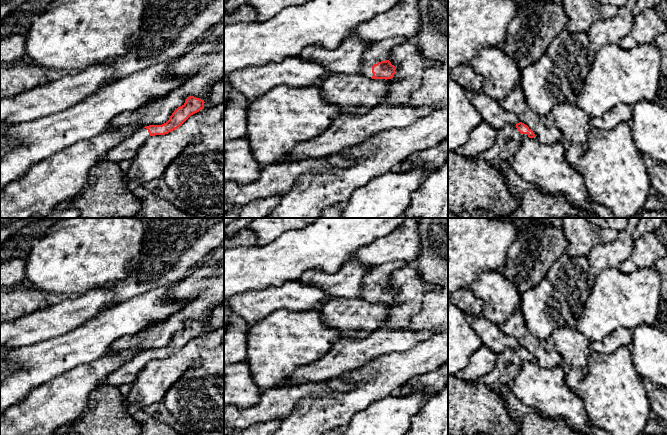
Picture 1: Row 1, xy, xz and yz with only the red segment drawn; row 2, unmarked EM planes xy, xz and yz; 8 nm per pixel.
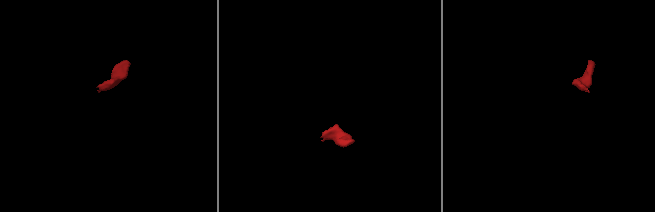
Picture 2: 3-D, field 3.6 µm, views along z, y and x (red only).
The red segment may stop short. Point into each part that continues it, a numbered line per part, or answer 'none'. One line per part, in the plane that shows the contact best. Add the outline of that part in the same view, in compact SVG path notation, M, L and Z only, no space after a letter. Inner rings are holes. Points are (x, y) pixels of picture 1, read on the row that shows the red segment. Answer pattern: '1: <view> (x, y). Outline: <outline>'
1: xz (379, 51). Outline: M392 37L381 41L373 42L367 51L363 54L363 67L359 74L372 78L372 66L381 61L389 59L392 49L405 42L403 37Z

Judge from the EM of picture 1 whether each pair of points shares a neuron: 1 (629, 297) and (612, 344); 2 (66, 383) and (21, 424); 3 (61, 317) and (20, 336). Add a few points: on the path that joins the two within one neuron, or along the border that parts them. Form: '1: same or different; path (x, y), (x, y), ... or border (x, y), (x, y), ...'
1: different; border (631, 329), (617, 327), (598, 341)
2: same; path (55, 394), (32, 417)
3: same; path (51, 320), (30, 328)

